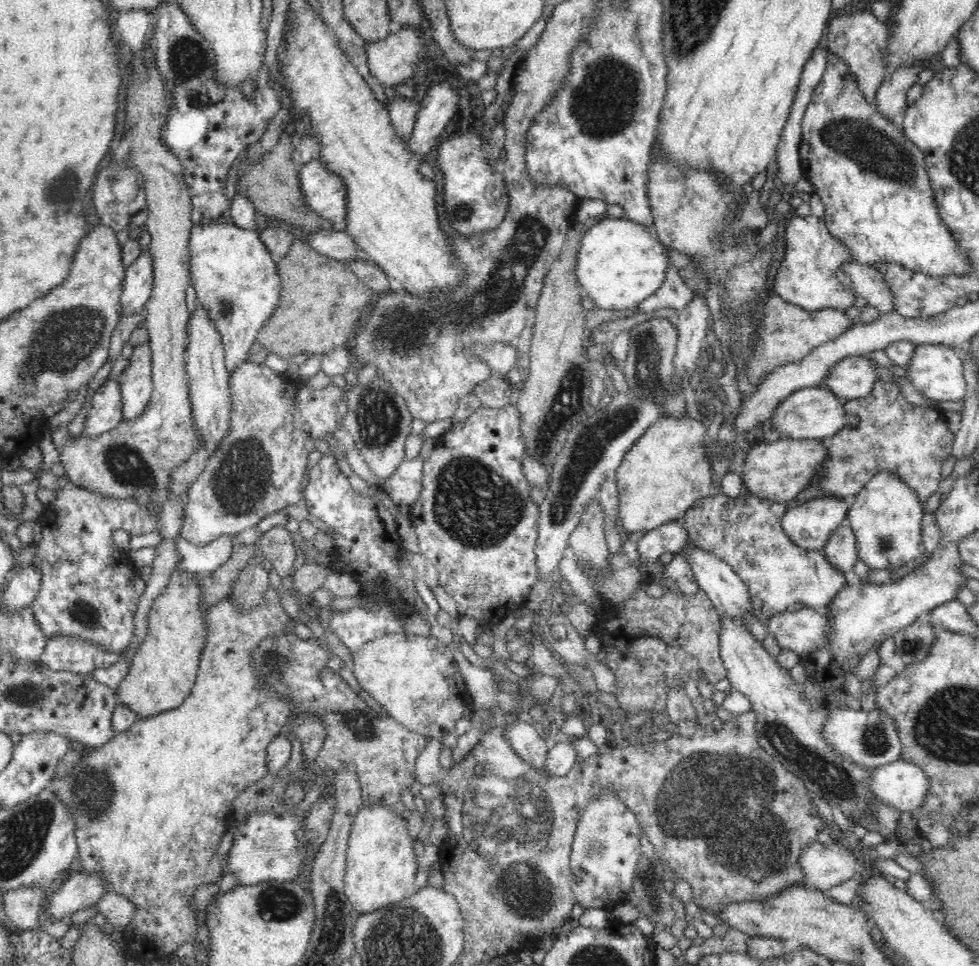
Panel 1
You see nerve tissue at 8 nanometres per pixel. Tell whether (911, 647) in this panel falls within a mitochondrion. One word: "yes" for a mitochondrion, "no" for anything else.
yes

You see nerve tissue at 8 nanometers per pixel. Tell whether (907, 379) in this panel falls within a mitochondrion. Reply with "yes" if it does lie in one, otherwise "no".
no

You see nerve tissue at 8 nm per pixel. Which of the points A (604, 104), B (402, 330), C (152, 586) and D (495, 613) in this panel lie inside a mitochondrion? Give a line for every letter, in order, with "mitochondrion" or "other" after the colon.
A: mitochondrion
B: mitochondrion
C: other
D: other

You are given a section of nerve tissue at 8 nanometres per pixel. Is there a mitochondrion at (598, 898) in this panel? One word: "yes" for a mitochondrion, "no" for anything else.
no

